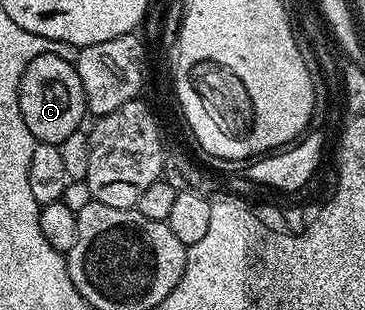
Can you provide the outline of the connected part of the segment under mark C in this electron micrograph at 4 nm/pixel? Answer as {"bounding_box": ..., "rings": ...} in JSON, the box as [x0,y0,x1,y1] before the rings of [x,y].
{"bounding_box":[19,50,87,145],"rings":[[[51,50],[33,58],[19,83],[19,109],[25,126],[29,126],[40,144],[58,145],[65,142],[69,134],[80,131],[82,124],[79,123],[85,117],[87,103],[74,63],[63,56],[54,56]]]}

